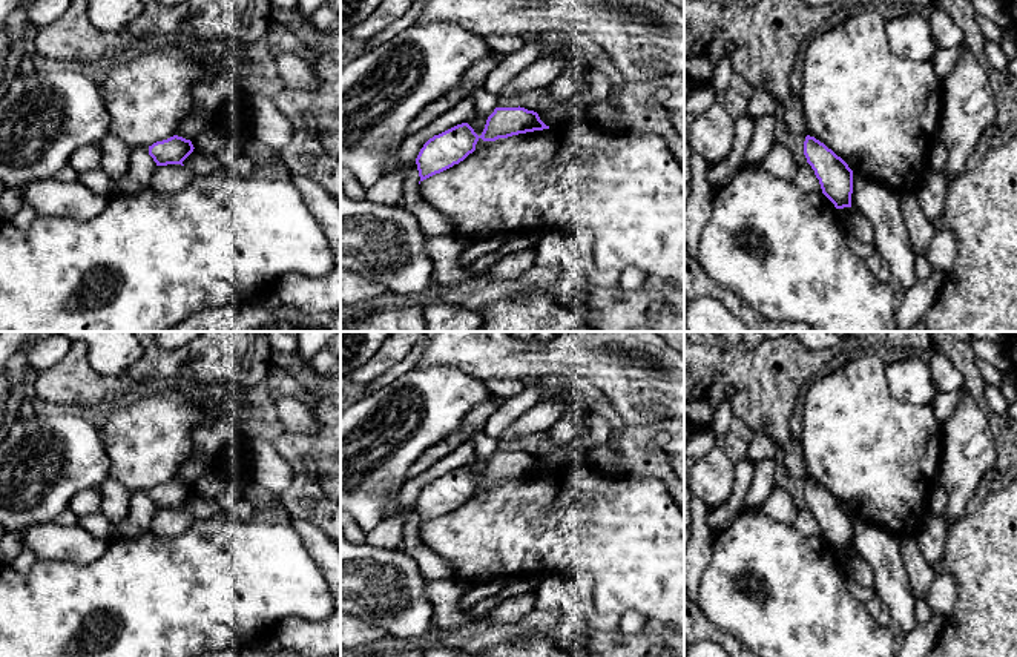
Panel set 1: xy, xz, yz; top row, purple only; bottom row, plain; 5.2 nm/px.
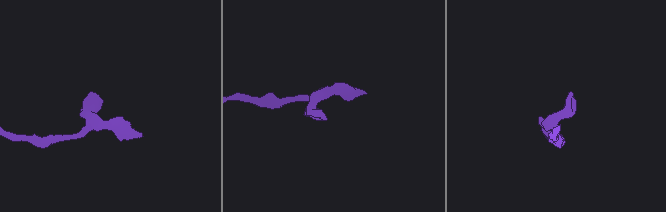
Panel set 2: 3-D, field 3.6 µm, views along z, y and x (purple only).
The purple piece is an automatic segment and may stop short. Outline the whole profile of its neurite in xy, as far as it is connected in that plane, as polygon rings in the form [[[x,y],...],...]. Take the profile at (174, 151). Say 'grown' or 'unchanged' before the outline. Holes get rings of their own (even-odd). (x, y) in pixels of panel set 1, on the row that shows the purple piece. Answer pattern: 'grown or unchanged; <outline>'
unchanged; [[[173,135],[167,140],[156,141],[149,146],[149,155],[153,158],[156,166],[183,164],[183,161],[193,152],[190,140]]]

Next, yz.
unchanged; [[[807,135],[804,155],[819,180],[822,193],[836,209],[851,207],[853,170],[831,149]]]

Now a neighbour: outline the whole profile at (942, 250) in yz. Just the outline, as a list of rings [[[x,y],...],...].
[[[950,229],[936,230],[933,239],[925,252],[933,270],[940,270],[945,275],[951,273],[954,269],[957,256],[957,241]]]

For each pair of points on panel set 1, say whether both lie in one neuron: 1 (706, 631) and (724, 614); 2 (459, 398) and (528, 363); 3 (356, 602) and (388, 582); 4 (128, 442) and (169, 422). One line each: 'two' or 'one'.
1: two
2: two
3: one
4: one

